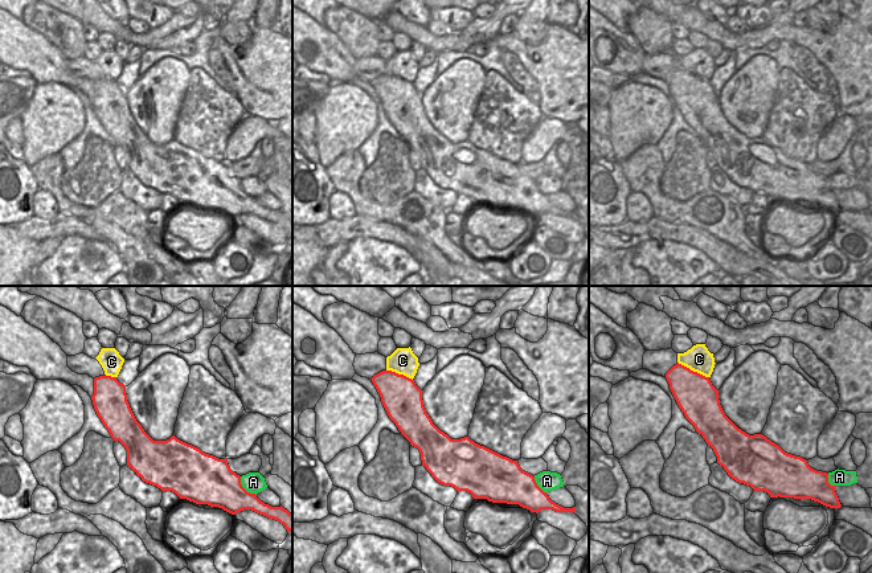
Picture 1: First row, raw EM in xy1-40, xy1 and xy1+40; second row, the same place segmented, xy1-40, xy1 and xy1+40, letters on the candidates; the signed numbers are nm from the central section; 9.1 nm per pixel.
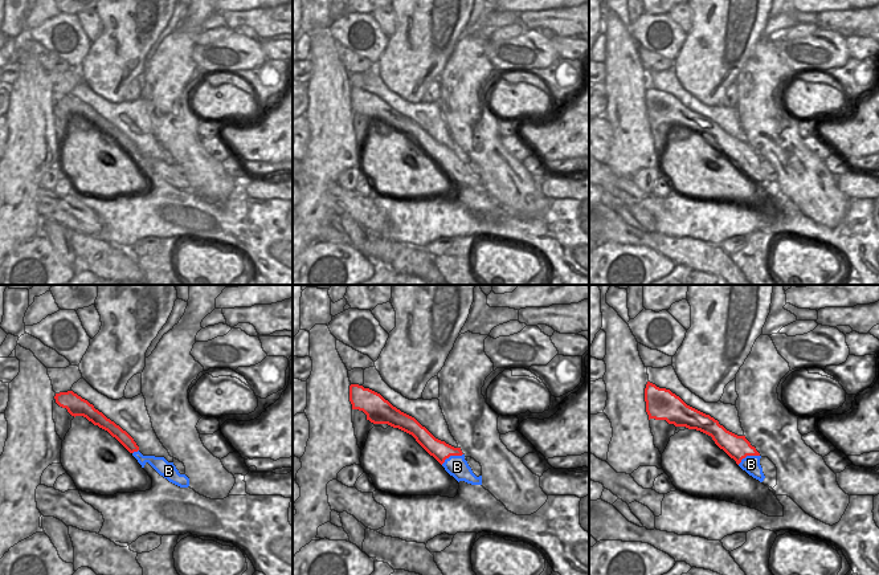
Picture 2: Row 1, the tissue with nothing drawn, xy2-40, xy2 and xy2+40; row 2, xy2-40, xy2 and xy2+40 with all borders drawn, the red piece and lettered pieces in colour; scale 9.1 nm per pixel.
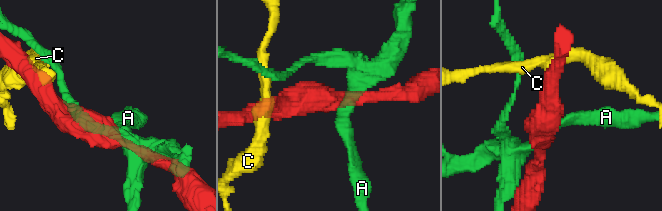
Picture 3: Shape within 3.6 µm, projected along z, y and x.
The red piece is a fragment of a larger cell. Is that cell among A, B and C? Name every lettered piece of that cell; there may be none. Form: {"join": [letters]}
{"join": ["B"]}

